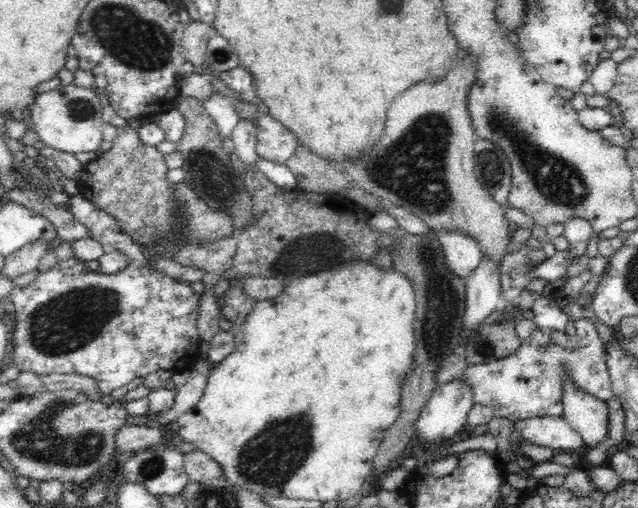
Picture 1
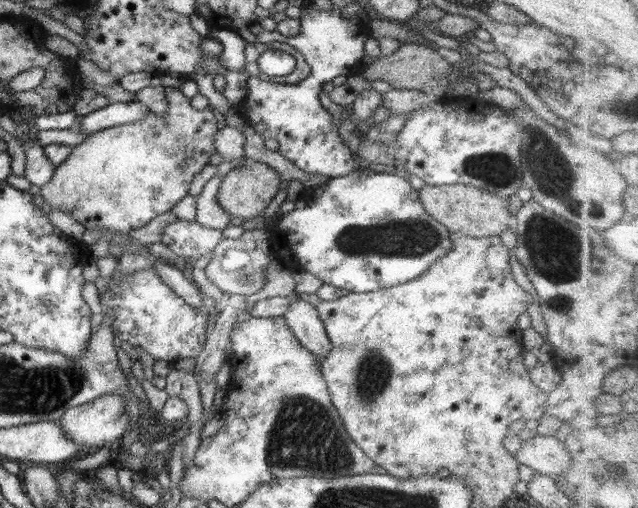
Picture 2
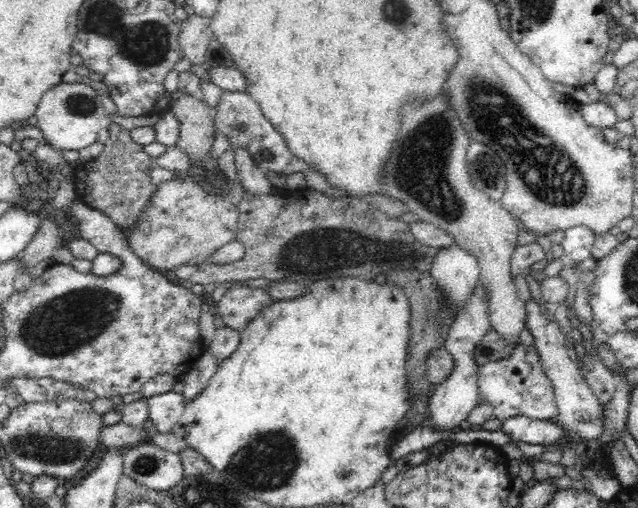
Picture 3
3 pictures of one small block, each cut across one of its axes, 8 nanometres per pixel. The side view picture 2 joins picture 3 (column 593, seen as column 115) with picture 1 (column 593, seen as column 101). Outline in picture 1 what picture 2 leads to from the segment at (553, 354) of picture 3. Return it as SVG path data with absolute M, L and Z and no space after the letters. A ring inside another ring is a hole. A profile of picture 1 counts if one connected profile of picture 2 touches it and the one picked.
M566 376L563 383L565 398L562 404L562 417L576 431L589 448L606 440L608 434L609 412L606 401L598 401L594 396L584 393Z

